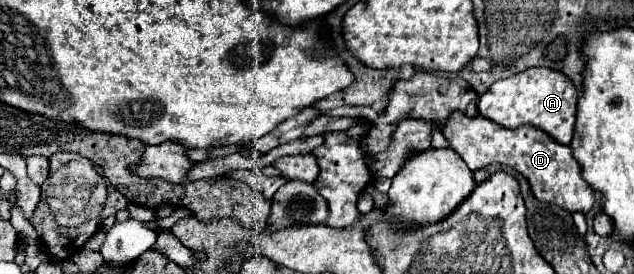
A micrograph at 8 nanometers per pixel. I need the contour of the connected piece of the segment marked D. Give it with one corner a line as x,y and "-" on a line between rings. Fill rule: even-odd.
451,113
443,123
443,135
449,147
465,161
469,169
475,171
492,163
509,165
519,171
531,185
533,195
539,201
555,203
569,213
587,213
595,203
595,191
581,177
581,165
573,157
567,145
559,145
545,131
523,125
517,129
507,129
485,117
463,117
461,113

